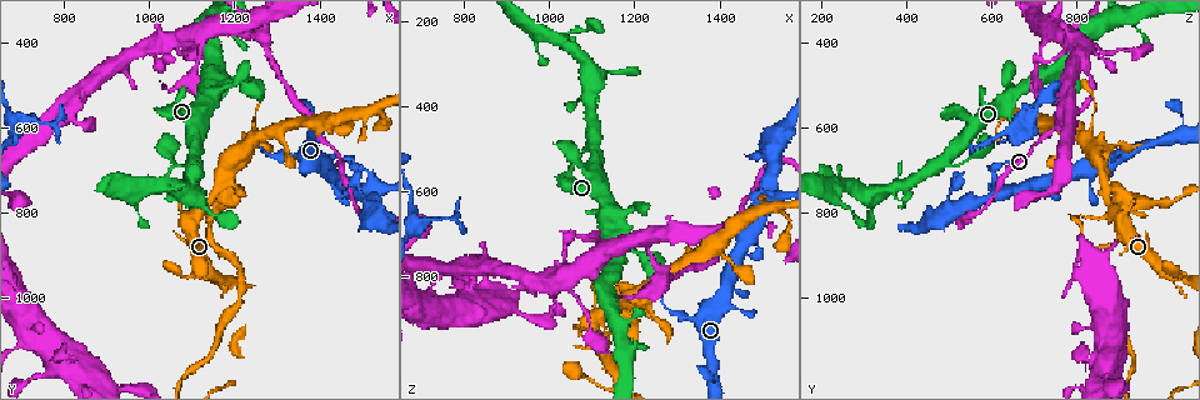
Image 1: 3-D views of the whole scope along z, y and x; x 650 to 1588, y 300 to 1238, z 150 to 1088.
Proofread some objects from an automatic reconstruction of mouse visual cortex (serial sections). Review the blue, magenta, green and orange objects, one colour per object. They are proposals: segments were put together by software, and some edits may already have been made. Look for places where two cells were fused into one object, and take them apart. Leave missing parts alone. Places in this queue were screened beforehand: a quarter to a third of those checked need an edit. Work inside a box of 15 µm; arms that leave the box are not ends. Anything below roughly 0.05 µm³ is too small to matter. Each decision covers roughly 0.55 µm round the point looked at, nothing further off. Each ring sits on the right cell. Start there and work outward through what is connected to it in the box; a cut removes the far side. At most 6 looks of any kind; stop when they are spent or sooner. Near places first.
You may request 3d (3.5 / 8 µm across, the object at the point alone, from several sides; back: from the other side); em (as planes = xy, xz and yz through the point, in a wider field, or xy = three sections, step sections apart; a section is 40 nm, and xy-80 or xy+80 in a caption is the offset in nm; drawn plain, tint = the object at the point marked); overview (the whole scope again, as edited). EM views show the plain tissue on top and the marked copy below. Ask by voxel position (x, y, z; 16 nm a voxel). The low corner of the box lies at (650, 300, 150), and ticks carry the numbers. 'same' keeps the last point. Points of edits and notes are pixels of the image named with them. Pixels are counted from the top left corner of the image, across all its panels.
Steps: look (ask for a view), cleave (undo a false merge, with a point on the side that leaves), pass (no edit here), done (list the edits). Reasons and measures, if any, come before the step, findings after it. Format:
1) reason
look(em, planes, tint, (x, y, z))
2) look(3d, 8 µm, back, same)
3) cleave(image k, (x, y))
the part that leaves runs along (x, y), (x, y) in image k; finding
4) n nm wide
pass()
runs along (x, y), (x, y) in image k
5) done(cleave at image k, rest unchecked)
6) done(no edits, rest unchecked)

two arms in line, one across
look(3d, 3.5 µm, (1165, 950, 1050))

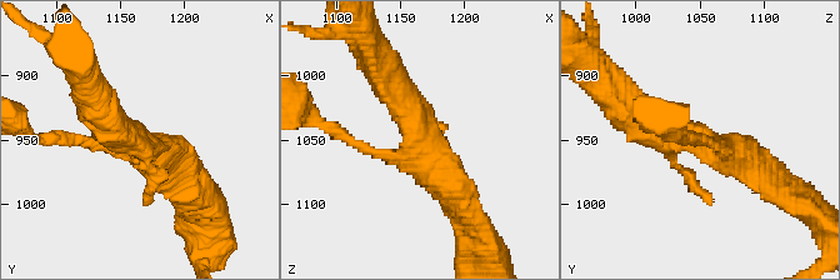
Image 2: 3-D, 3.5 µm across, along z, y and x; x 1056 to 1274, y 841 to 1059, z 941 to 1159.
shape alone is not enough
look(em, xy, step 5, tint, (1160, 950, 1046))

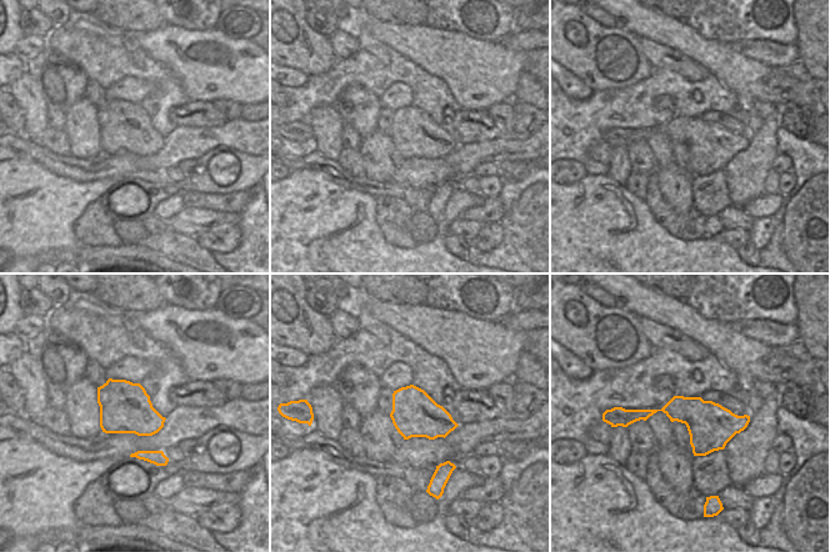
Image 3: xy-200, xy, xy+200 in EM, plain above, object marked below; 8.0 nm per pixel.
pass()
runs along (629, 416), (689, 410), (706, 421), (746, 418) in image 3; continuous, no second cell

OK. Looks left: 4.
two arms at a narrow angle
look(em, planes, tint, (1170, 750, 895))

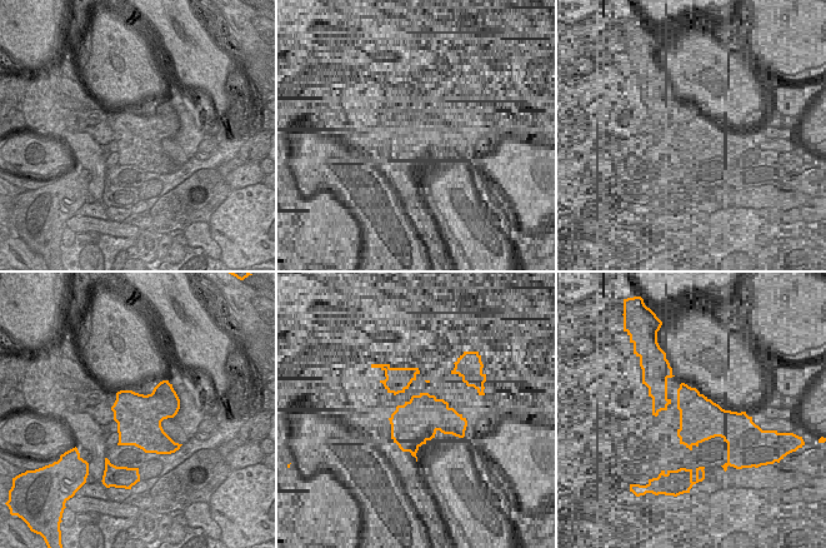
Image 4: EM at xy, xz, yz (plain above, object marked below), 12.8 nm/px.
look(3d, 3.5 µm, same)

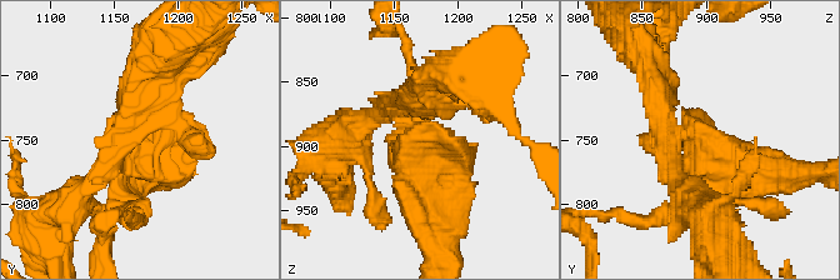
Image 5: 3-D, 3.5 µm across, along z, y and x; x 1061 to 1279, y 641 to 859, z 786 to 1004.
cleave(image 5, (448, 134))
a second cell is stuck on

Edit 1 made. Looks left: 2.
done(cleave at image 5, rest unchecked)

